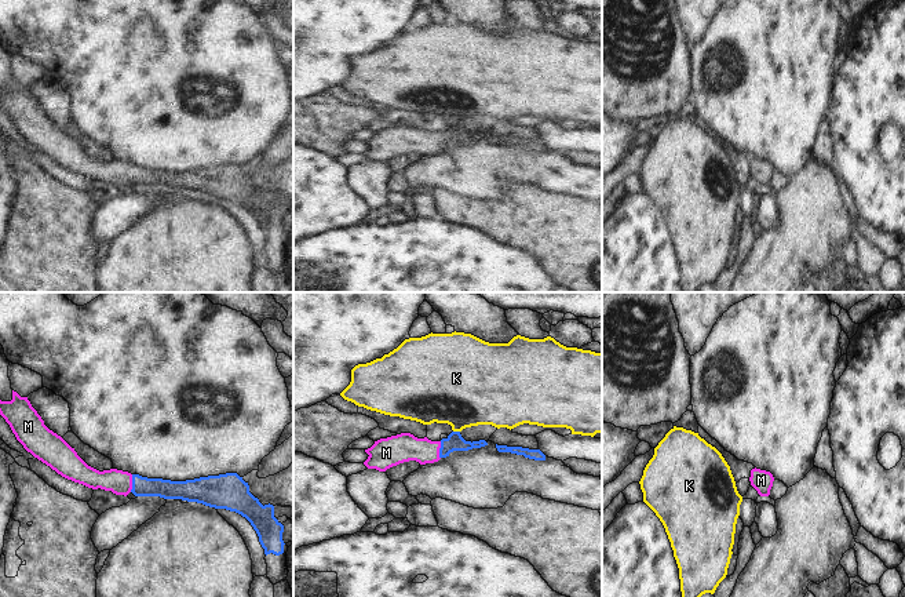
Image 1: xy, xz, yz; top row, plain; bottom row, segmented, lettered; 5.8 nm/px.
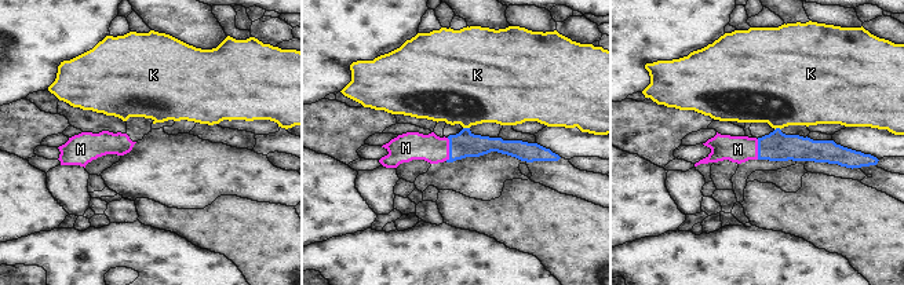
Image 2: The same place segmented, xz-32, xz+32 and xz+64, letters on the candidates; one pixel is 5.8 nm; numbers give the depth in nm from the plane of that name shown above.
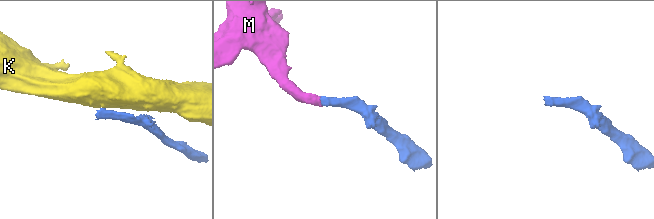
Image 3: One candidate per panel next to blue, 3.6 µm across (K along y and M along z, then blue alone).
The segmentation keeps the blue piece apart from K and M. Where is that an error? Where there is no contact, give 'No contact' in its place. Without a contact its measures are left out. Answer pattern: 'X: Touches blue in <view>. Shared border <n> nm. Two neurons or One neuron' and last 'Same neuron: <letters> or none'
K: Touches blue in xz. Shared border 40 nm. Two neurons
M: Touches blue in xy. Shared border 110 nm. One neuron
Same neuron: M.

